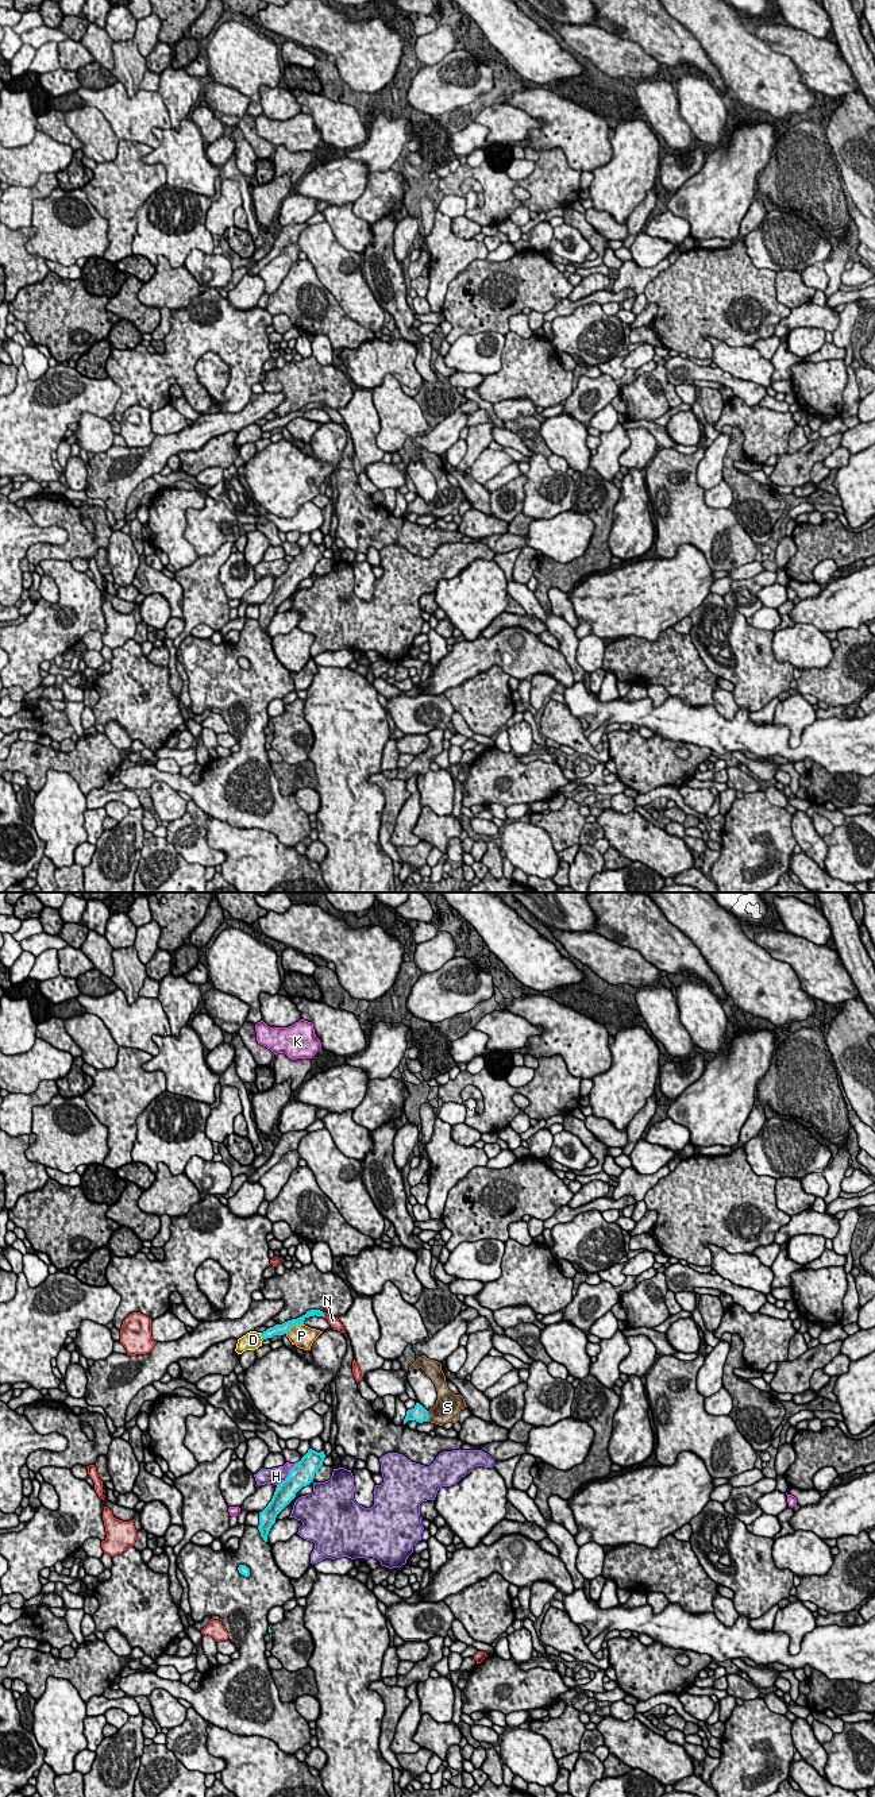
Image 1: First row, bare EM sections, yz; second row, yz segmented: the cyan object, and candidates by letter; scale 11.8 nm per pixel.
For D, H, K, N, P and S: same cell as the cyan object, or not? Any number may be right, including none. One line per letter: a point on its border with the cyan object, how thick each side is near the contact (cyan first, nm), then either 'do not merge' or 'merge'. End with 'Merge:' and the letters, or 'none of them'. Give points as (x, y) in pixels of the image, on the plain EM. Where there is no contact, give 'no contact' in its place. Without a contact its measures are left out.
D: contact yz (261, 428); calibres 130 and 220 nm; do not merge
H: contact yz (286, 571); calibres 280 and 200 nm; do not merge
K: contact yz (292, 560); calibres 280 and 70 nm; do not merge
N: contact yz (323, 408); calibres 90 and 120 nm; do not merge
P: contact yz (293, 417); calibres 130 and 280 nm; do not merge
S: contact yz (428, 509); calibres 190 and 300 nm; merge
Merge: S

